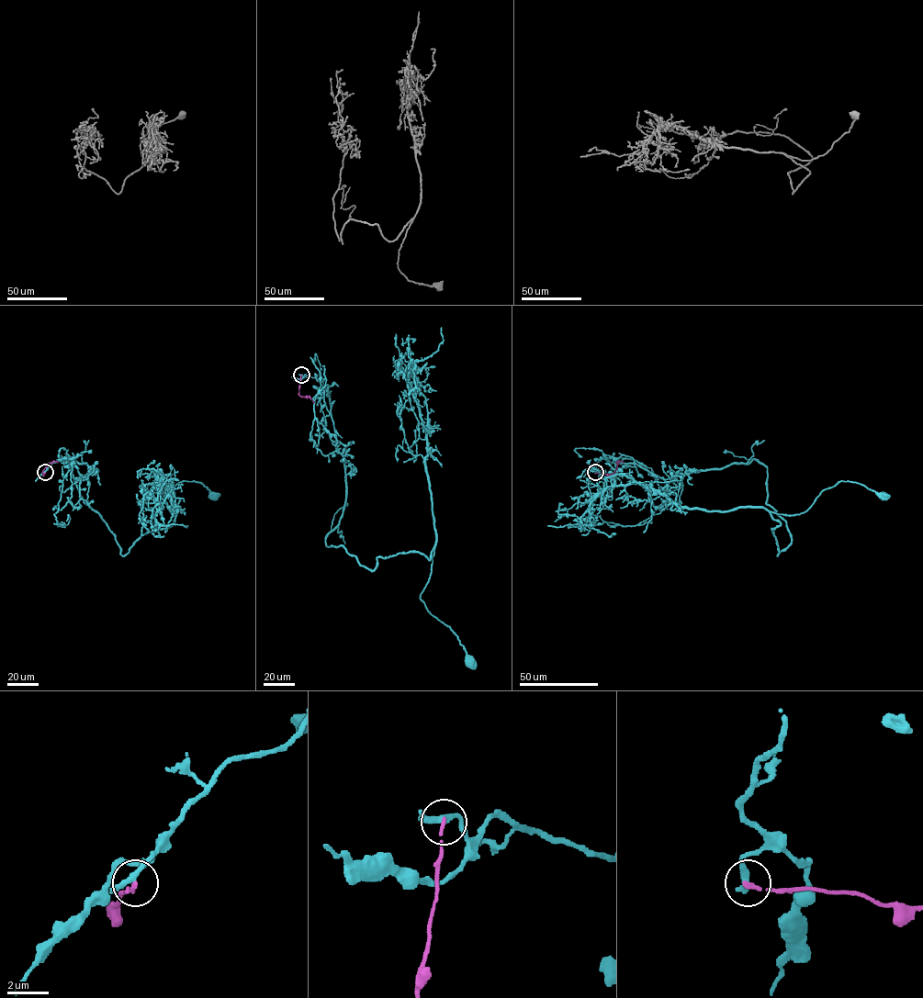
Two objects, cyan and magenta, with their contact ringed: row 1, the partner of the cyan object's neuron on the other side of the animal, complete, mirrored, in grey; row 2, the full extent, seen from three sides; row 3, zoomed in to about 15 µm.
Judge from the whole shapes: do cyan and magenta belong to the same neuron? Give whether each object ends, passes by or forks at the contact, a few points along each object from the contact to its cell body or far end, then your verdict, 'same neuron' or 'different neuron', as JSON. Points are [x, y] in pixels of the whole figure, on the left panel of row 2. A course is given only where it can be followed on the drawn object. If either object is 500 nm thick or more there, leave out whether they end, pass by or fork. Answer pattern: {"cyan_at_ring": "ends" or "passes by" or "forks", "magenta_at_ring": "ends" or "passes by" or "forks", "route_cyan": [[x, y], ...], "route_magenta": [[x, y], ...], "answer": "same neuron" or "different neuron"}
{"cyan_at_ring": "passes by", "magenta_at_ring": "ends", "route_cyan": [[44, 473], [86, 464], [122, 555], [174, 524], [171, 488], [214, 495]], "route_magenta": [[45, 473], [42, 474], [48, 463], [57, 462]], "answer": "different neuron"}

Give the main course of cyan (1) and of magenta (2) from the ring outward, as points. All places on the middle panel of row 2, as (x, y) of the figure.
1: (300, 375), (323, 389), (344, 460), (326, 544), (371, 570), (433, 550), (421, 599), (470, 663)
2: (301, 375), (298, 395), (308, 397), (313, 403)

